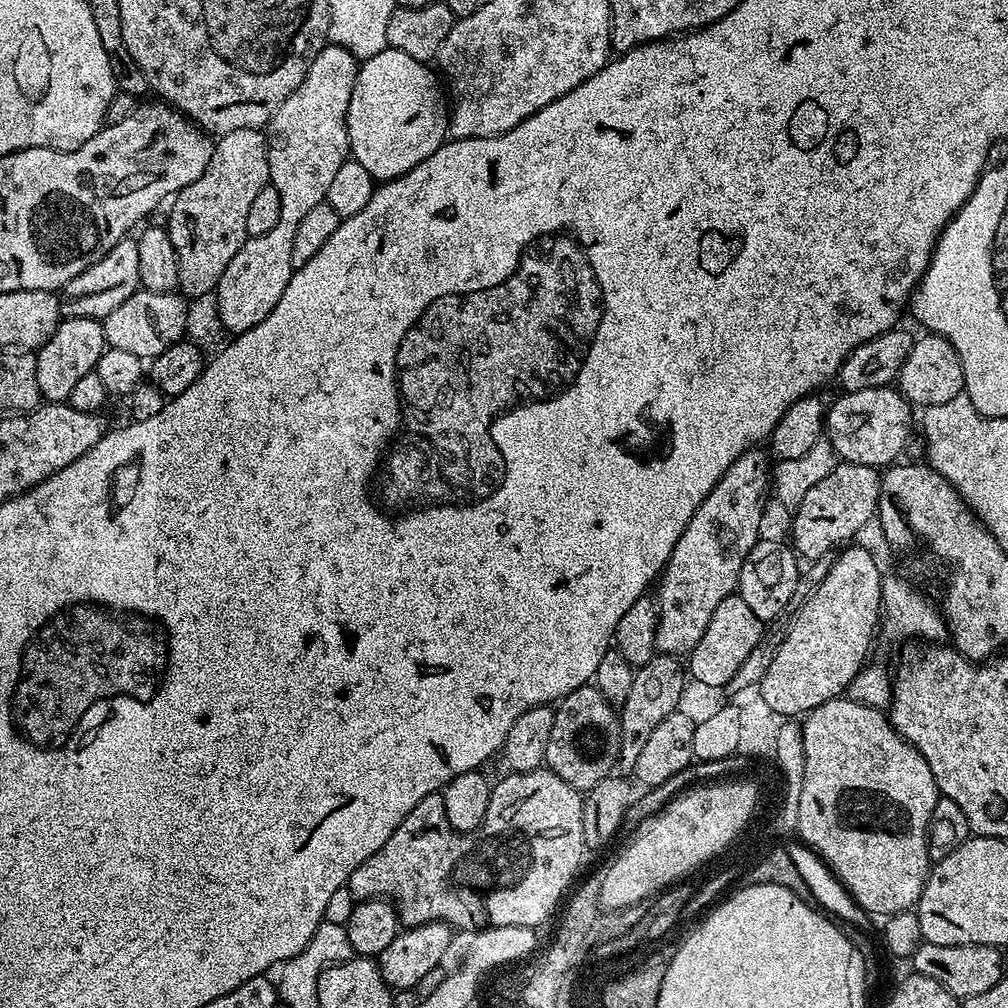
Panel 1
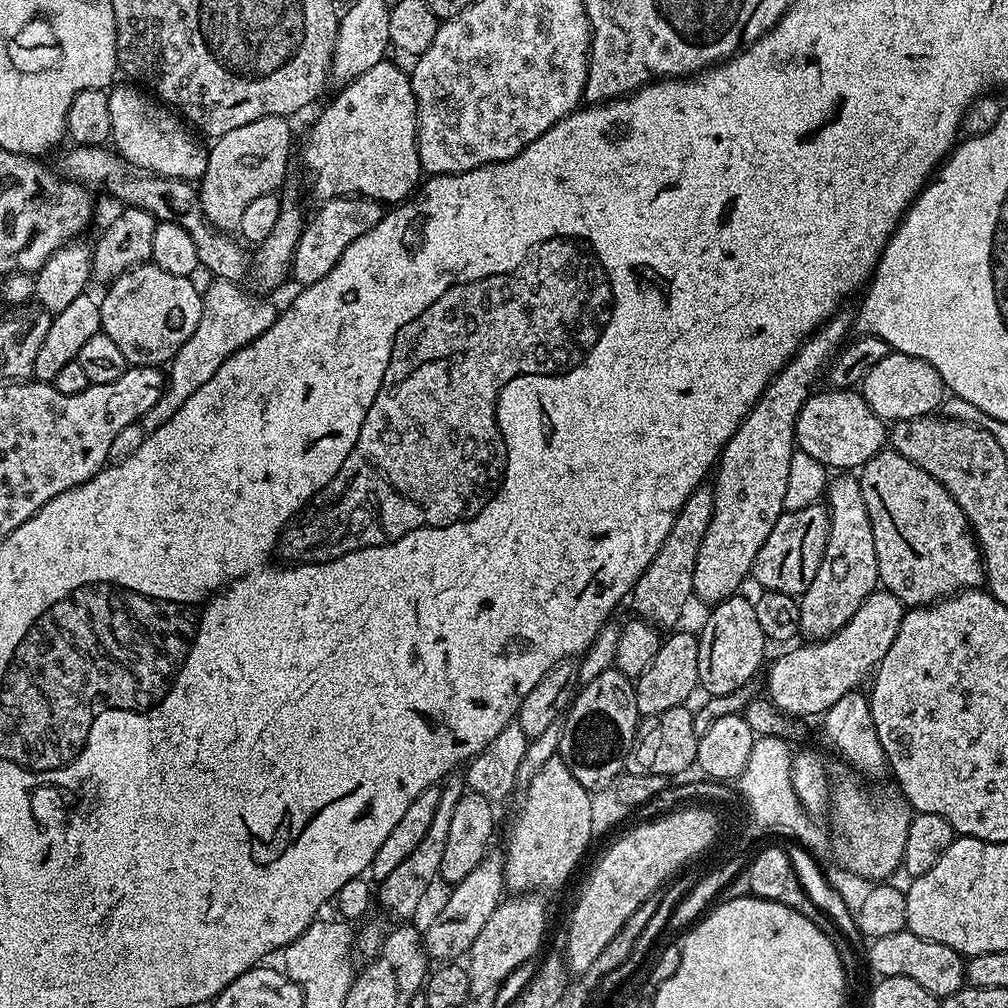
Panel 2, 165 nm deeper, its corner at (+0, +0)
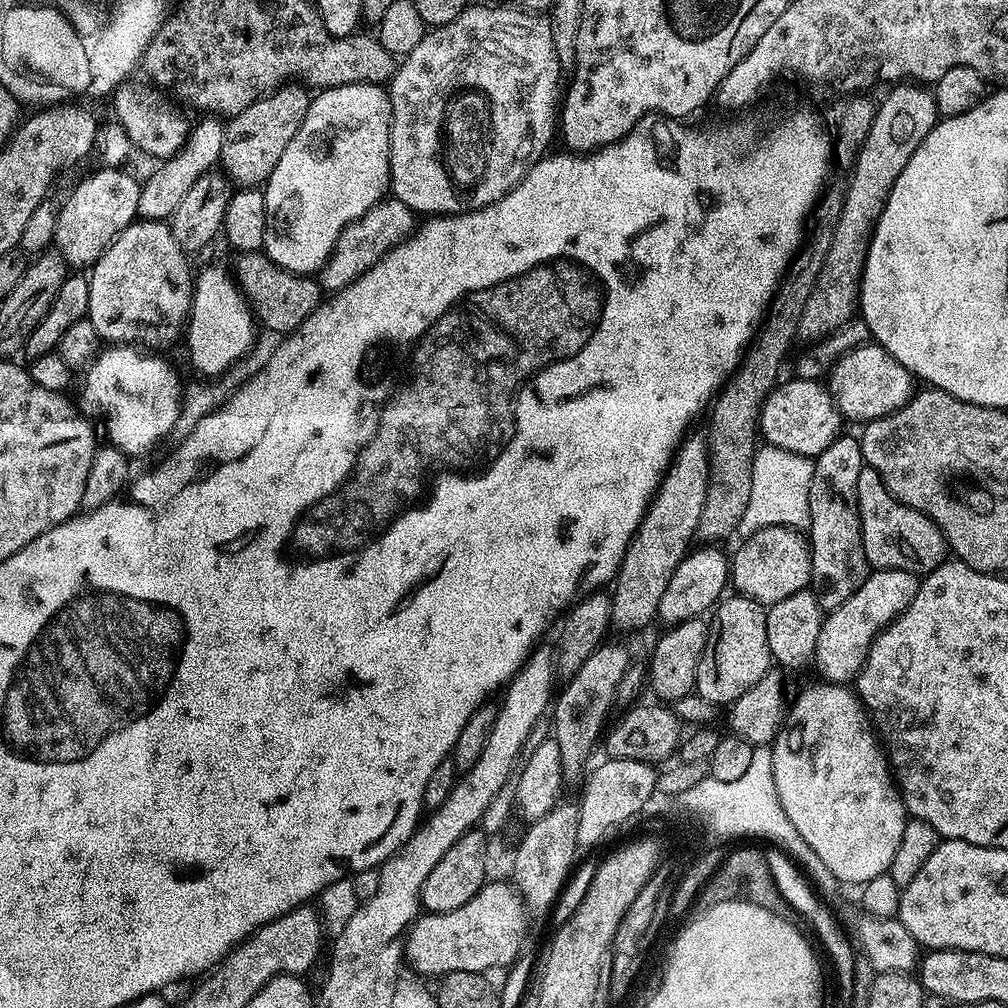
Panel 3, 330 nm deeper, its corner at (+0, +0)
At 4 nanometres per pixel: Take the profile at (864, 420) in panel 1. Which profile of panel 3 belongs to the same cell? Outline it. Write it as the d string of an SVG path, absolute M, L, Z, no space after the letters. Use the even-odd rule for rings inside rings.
M795 378L786 380L777 383L771 394L764 399L764 409L758 421L759 435L775 448L814 458L841 435L840 411L836 409L836 403L821 381Z

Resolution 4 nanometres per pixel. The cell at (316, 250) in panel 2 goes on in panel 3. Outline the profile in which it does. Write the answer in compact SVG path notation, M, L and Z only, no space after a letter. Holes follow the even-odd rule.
M395 198L379 200L366 214L350 222L342 230L342 234L332 245L332 253L328 255L318 273L318 283L325 293L341 292L350 282L354 282L370 266L374 266L388 253L395 244L408 239L414 231L414 214L406 206L406 202Z

